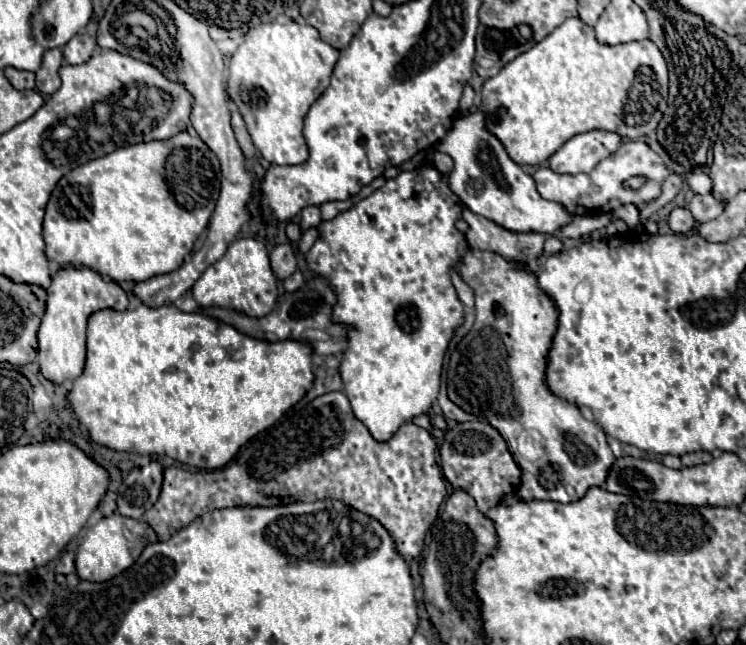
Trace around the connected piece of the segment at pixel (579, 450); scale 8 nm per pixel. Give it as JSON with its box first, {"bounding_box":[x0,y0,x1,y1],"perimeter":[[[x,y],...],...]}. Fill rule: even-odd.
{"bounding_box":[447,247,615,503],"perimeter":[[[467,247],[465,255],[459,261],[459,273],[463,281],[475,291],[475,309],[477,319],[473,331],[469,331],[449,361],[447,371],[447,395],[453,403],[457,403],[463,411],[485,417],[507,441],[509,451],[515,463],[521,467],[521,485],[519,499],[551,499],[559,503],[573,503],[585,495],[585,491],[593,485],[601,487],[603,479],[615,455],[611,453],[603,429],[581,415],[579,407],[553,395],[545,383],[547,355],[553,343],[553,335],[557,331],[559,311],[555,301],[537,287],[537,275],[529,267],[521,267],[515,261],[507,261],[495,251],[481,251],[475,247]],[[535,429],[543,435],[545,451],[537,461],[527,461],[517,453],[517,439],[523,431]]]}

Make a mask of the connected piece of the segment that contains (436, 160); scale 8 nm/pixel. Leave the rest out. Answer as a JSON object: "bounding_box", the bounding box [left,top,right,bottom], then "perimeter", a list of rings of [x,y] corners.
{"bounding_box":[431,155,453,175],"perimeter":[[[433,155],[431,163],[433,163],[441,173],[445,173],[445,175],[453,169],[453,161],[451,161],[449,155]]]}

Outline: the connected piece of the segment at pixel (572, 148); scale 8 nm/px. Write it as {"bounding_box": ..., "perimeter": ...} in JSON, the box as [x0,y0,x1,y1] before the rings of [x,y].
{"bounding_box":[549,131,623,173],"perimeter":[[[613,131],[579,133],[549,159],[549,167],[559,173],[589,173],[601,159],[615,153],[621,141],[623,137]]]}

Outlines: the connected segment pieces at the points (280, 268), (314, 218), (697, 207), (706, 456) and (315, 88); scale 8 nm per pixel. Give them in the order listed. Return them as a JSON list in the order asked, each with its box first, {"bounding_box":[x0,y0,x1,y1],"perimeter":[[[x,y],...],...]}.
[{"bounding_box":[271,243,297,279],"perimeter":[[[289,243],[273,247],[273,251],[271,251],[271,267],[273,267],[277,279],[287,279],[297,269],[297,257],[295,257]]]},{"bounding_box":[301,205,321,229],"perimeter":[[[307,205],[301,209],[301,229],[309,229],[309,227],[317,227],[321,223],[321,217],[319,217],[319,207],[317,205]]]},{"bounding_box":[689,193,725,223],"perimeter":[[[707,193],[707,195],[695,195],[689,203],[689,209],[695,217],[697,223],[705,223],[705,221],[711,221],[715,219],[717,215],[723,213],[725,209],[725,201],[719,201],[713,193]]]},{"bounding_box":[681,451,713,467],"perimeter":[[[695,451],[695,453],[683,455],[683,457],[681,457],[681,463],[683,463],[685,467],[691,467],[691,465],[703,465],[703,463],[709,463],[711,459],[713,459],[711,453],[707,453],[707,451]]]},{"bounding_box":[227,21,339,165],"perimeter":[[[271,21],[245,35],[245,41],[231,57],[227,87],[265,161],[273,165],[301,165],[307,161],[303,119],[313,101],[327,89],[337,57],[339,51],[323,43],[315,27],[295,21],[285,25]]]}]

